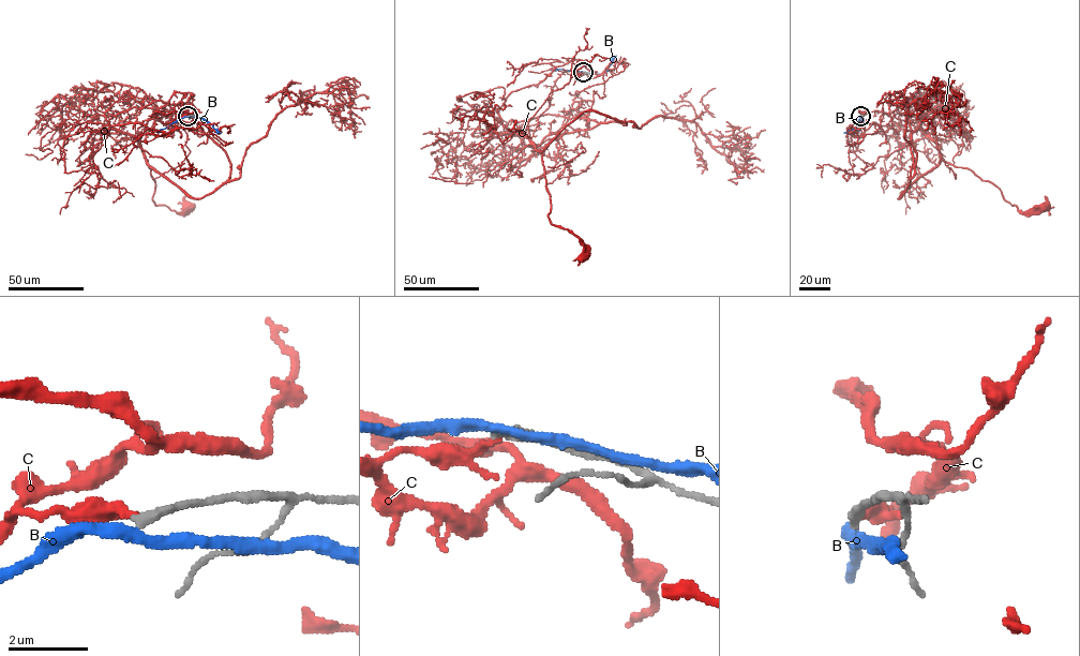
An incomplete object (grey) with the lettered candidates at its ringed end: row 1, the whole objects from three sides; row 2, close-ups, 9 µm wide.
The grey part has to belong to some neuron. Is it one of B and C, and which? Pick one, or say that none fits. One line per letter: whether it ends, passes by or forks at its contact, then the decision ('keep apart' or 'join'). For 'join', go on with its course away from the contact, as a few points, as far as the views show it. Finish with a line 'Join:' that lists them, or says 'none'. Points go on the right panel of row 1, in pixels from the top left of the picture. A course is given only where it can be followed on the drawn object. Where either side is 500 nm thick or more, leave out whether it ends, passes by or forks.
B: it passes by | keep apart
C: it passes by | join | via (860, 116), (858, 112), (883, 112), (919, 127), (942, 160), (992, 182), (1018, 210), (1044, 207)
Join: C

